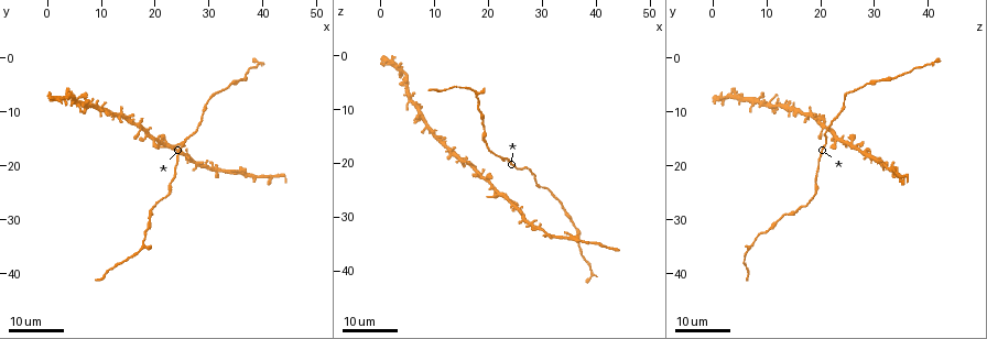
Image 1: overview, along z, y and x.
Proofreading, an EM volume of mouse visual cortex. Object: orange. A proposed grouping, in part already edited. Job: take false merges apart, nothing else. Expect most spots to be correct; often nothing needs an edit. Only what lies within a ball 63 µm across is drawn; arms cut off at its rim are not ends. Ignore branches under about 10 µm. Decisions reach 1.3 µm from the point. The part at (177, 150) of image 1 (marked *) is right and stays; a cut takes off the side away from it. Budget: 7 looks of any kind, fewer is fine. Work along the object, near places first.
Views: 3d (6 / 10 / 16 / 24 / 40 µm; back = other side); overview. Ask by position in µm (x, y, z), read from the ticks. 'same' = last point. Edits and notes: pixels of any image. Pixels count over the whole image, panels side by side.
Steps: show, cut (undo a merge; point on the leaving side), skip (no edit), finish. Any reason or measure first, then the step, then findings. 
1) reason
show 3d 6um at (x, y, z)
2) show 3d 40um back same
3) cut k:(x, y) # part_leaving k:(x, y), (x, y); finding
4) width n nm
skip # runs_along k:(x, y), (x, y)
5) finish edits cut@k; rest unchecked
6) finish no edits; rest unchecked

three arms meet
show 3d 24um at (20.0, 15.0, 22.5)

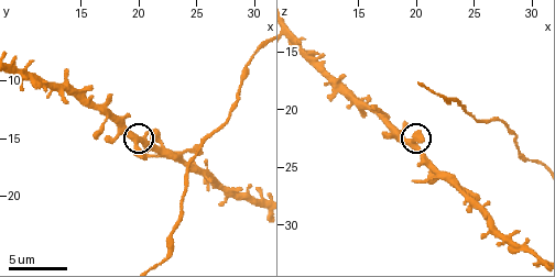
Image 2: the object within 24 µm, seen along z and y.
show 3d 10um at (19.8, 14.8, 23.0)

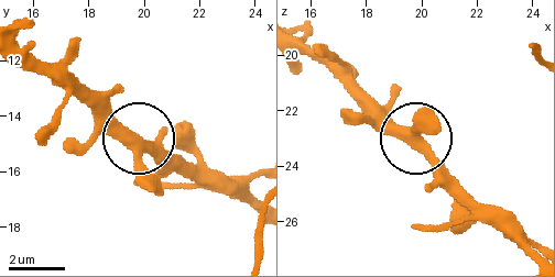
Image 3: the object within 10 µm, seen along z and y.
arms 3
skip # one neuron here

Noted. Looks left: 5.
sudden change in width
show 3d 16um at (34.0, 5.0, 28.5)

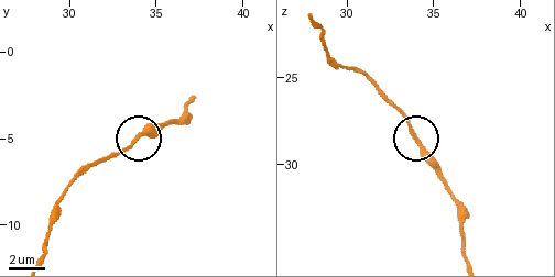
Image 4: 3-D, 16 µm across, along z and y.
show 3d 6um at (34.1, 4.7, 28.7)

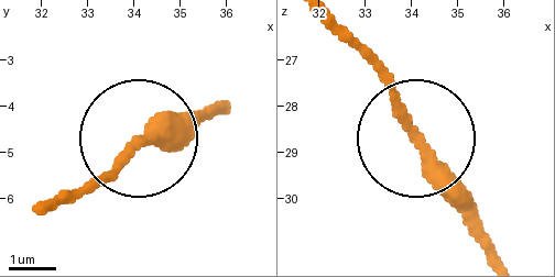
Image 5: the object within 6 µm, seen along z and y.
width 210 nm
skip # runs_along 5:(47, 209), (83, 192), (142, 134), (209, 122); continuous, no second neuron

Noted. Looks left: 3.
thin neck
show 3d 24um at (4.5, 7.5, 4.0)

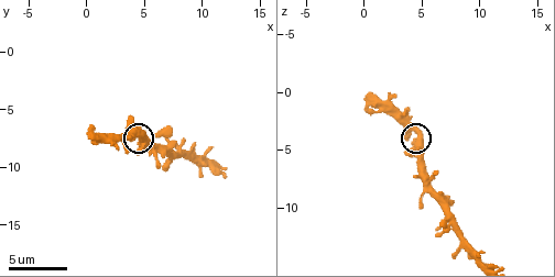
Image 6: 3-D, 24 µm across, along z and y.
show 3d 10um at (5.0, 7.2, 4.0)

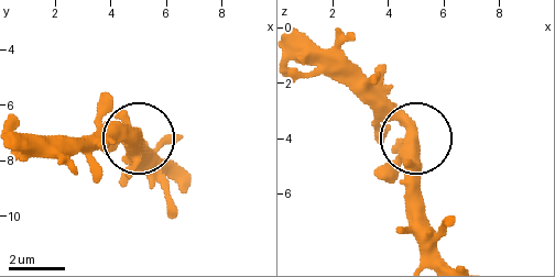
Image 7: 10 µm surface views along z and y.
skip # runs_along 7:(439, 254), (415, 176), (413, 141), (347, 73); one neuron here

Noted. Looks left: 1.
finish no edits; rest unchecked

